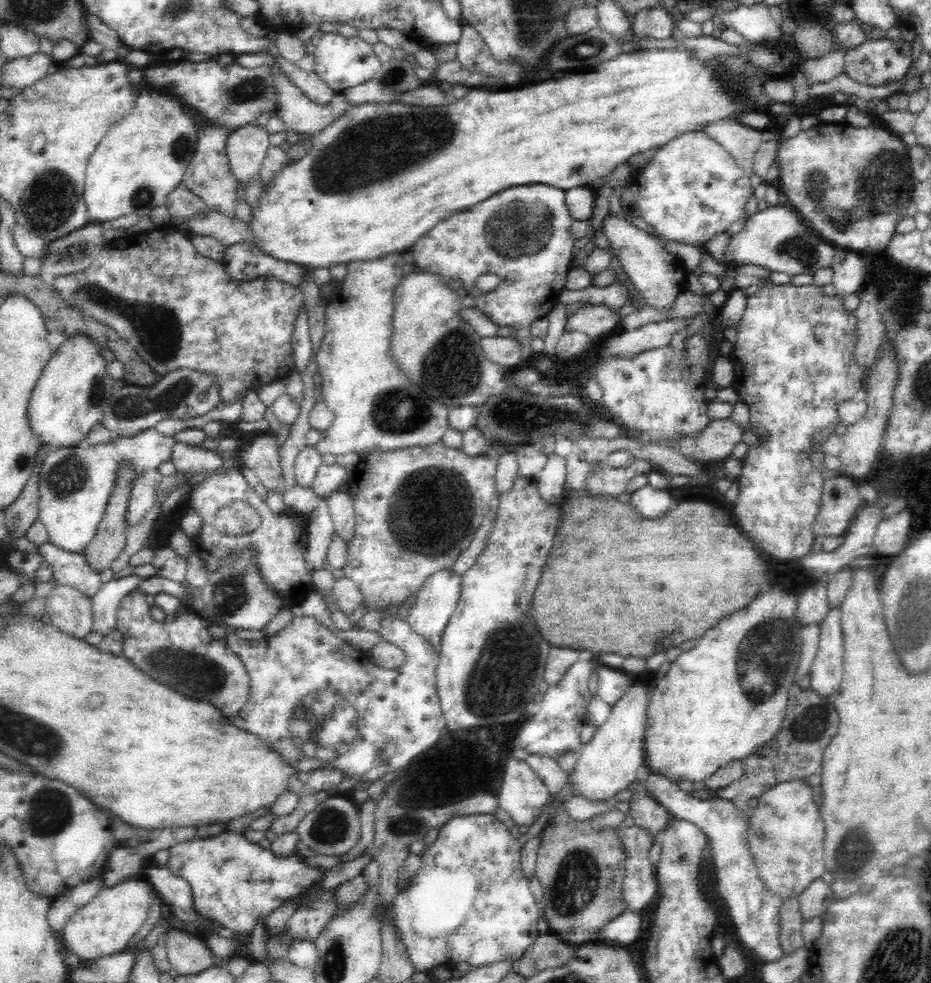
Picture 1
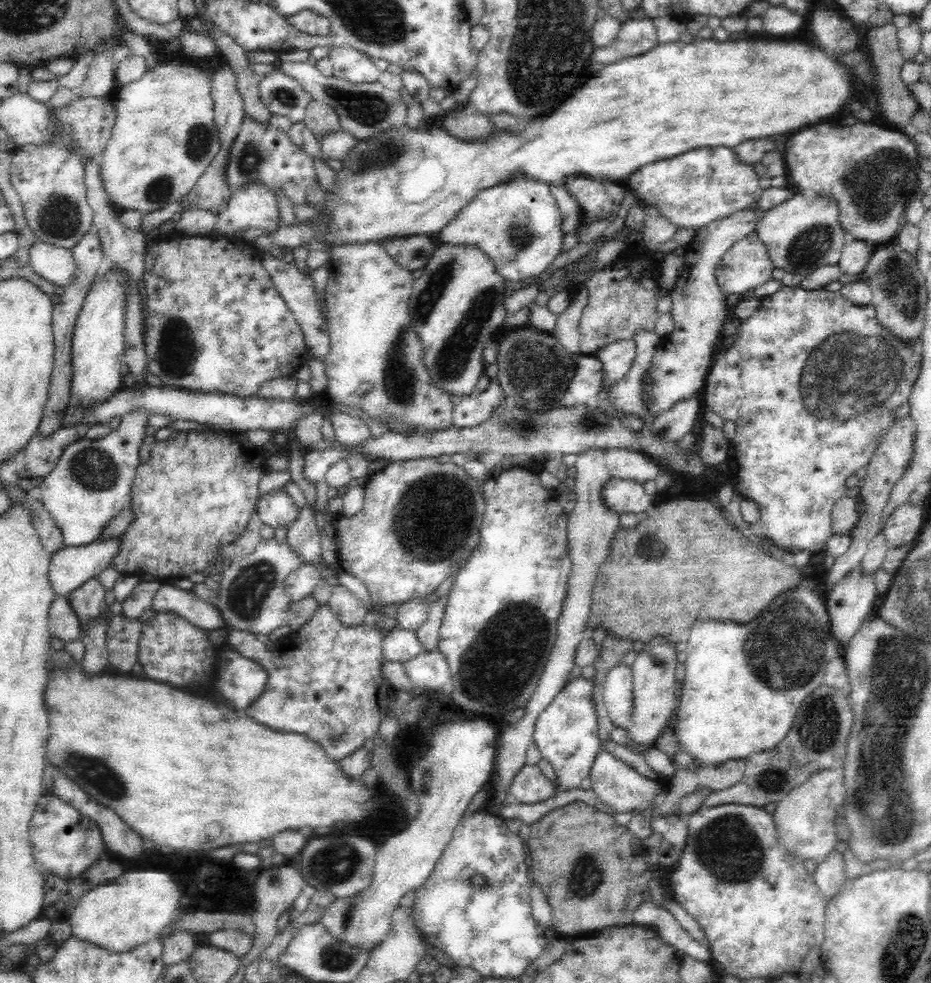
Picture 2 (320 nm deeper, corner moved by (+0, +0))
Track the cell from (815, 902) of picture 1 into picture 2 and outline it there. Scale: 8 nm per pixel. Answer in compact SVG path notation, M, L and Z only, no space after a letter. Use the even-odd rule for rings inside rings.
M836 849L827 854L822 862L814 864L811 868L818 892L822 893L826 900L838 894L847 881L842 853Z

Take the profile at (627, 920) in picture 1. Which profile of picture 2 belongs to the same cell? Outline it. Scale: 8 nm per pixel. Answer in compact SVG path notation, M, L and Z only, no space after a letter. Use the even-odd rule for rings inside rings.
M645 900L633 913L632 924L655 928L662 940L676 947L680 954L687 954L696 960L711 963L710 949L694 940L680 926L672 913L656 907L649 900Z

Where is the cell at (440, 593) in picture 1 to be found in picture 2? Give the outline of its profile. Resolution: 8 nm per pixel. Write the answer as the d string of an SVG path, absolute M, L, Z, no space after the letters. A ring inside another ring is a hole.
M396 627L384 633L382 654L384 661L405 663L424 652L414 630Z

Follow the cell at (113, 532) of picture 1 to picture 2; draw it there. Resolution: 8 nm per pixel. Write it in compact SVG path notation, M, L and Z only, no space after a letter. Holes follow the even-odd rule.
M94 577L68 594L67 599L77 614L82 631L90 626L90 622L94 622L94 618L105 614L105 591L97 577Z

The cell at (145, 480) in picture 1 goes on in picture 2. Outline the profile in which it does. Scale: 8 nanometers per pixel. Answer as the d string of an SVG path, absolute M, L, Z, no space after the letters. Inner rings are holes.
M119 538L96 540L86 546L64 546L51 556L49 583L55 596L68 596L74 589L108 568L119 551Z

